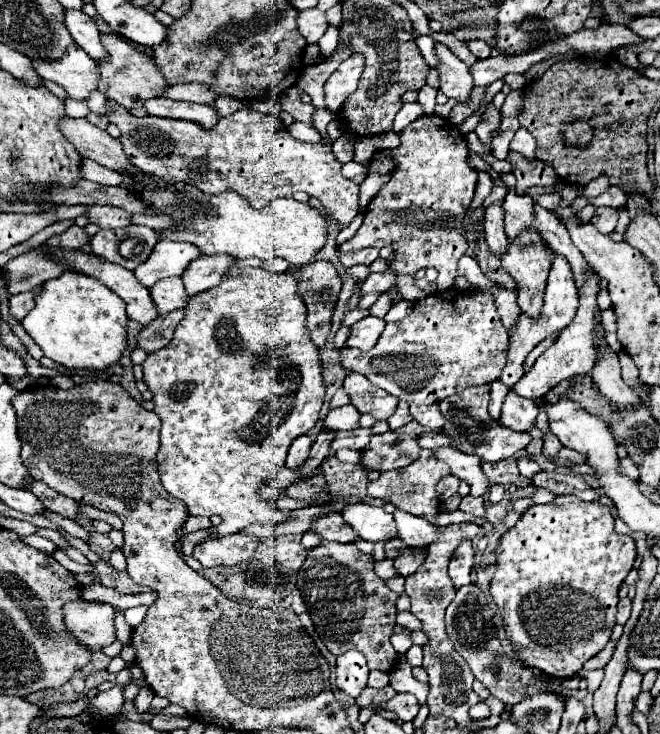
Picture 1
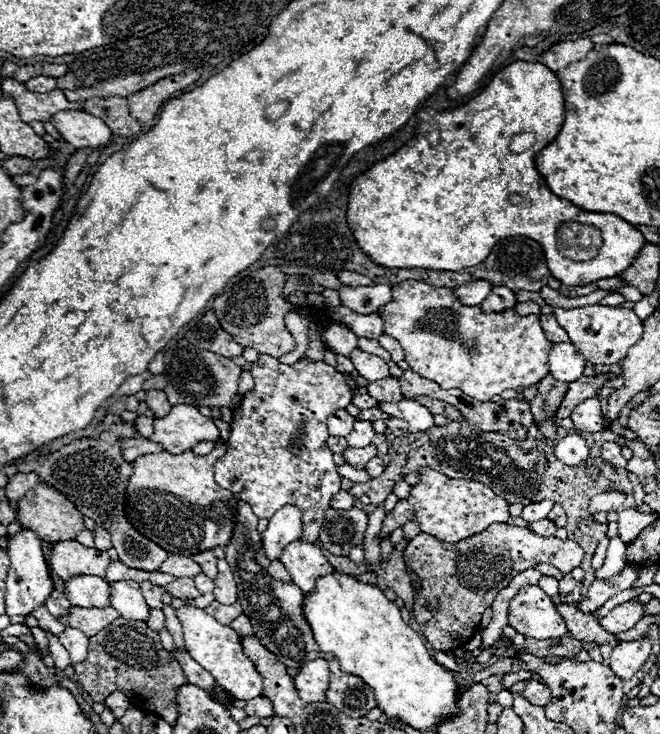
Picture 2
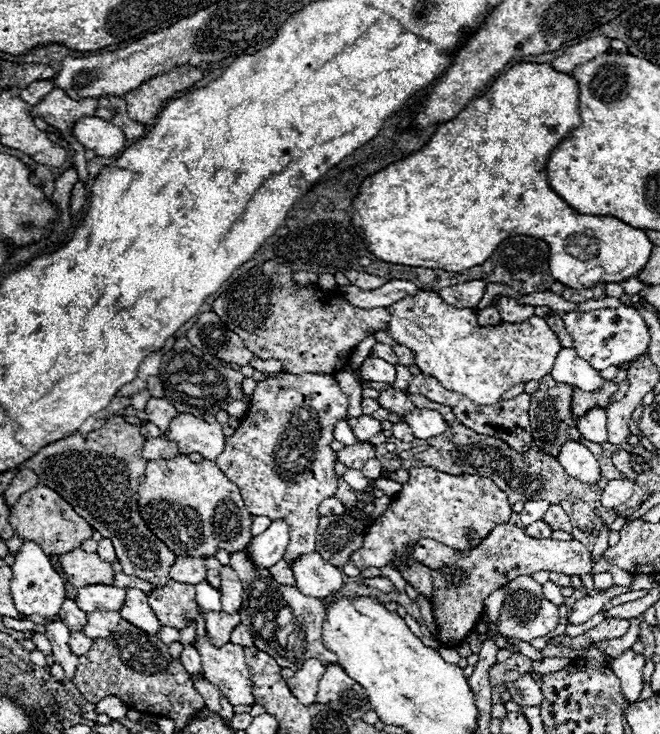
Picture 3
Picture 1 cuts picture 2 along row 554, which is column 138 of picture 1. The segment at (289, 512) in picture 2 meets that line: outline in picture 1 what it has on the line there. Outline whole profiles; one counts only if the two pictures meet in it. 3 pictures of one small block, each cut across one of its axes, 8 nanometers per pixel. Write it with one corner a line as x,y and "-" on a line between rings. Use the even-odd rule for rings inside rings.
160,238
158,244
154,246
154,252
150,254
150,258
134,270
134,276
146,288
152,288
152,284
156,284
162,278
182,276
182,272
188,268
188,264
192,260
196,260
200,254
202,254
200,248
196,248
194,244

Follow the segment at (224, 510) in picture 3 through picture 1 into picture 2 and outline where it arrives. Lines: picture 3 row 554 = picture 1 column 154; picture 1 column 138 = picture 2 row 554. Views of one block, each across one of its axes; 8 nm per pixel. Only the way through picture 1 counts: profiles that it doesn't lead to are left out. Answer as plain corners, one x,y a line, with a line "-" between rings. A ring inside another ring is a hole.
220,442
210,454
194,456
192,450
182,454
158,452
140,456
134,460
134,474
128,484
128,500
126,512
130,522
138,532
148,536
152,542
162,546
166,552
180,552
180,556
194,556
216,546
226,546
232,540
232,532
236,526
236,498
232,492
220,488
214,480
214,462
226,454
224,442

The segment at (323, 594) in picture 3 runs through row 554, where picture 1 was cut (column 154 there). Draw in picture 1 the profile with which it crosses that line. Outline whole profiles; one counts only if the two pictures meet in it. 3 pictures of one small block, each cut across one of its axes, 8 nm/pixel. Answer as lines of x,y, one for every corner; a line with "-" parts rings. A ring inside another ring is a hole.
50,248
50,250
54,252
56,258
60,258
60,260
64,258
64,260
68,260
70,266
78,268
82,274
88,274
88,276
98,278
98,280
100,280
102,284
106,284
112,292
116,292
116,294
126,302
126,312
128,312
130,320
138,322
140,326
146,326
148,322
152,322
152,320
156,320
156,318
160,316
160,312
156,312
156,306
152,304
150,290
144,288
144,284
140,284
140,282
136,280
136,276
134,276
130,270
126,270
126,268
122,268
122,266
118,266
118,264
112,264
112,262
104,260
104,258
88,256
88,254
80,252
80,250
76,250
76,252
74,252
74,250
60,250
60,248

